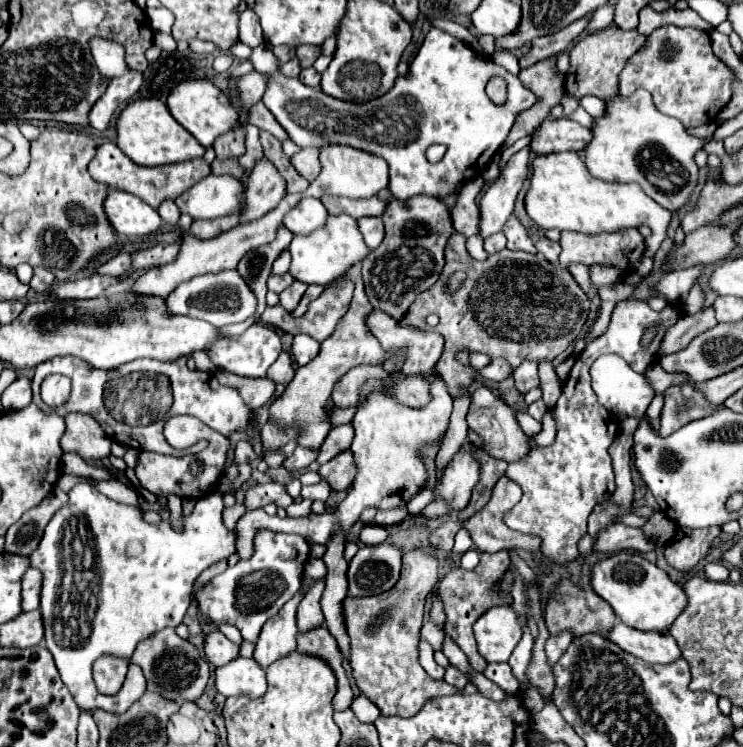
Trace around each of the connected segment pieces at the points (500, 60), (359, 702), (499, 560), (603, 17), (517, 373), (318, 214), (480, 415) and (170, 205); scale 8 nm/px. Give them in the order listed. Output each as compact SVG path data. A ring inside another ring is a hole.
M496 50L496 52L492 54L492 60L494 60L496 64L504 66L504 68L506 68L508 72L512 72L512 74L518 74L518 72L520 72L518 56L514 56L512 52L504 52L504 50Z
M360 694L358 698L354 698L350 710L352 710L362 722L374 722L374 720L380 716L378 706L372 704L372 702L370 702L366 696L362 696L362 694Z
M508 552L480 554L480 564L474 570L454 568L438 584L440 598L444 600L444 608L446 608L446 628L444 630L460 646L460 650L466 654L470 666L476 672L482 672L486 668L486 660L476 650L476 640L474 640L474 634L472 634L472 624L476 622L476 618L480 618L480 614L484 614L484 610L490 610L492 606L504 606L504 604L508 606L512 602L510 594L504 594L504 592L498 590L498 584L502 582L502 578L508 572L508 568L510 568Z
M604 6L602 10L596 10L594 14L592 14L592 22L588 22L588 34L590 32L596 32L596 30L600 30L600 28L606 28L610 22L612 22L612 18L614 18L614 10L612 10L614 6Z
M522 362L516 370L514 370L514 382L516 382L516 388L524 394L532 388L536 388L540 384L538 380L538 364L536 362Z
M302 198L300 204L284 216L284 226L294 234L308 234L324 226L326 218L328 218L328 212L320 200Z
M480 386L474 394L472 394L472 402L470 402L470 410L466 414L466 422L468 422L468 430L478 434L482 438L482 446L484 450L500 460L506 462L518 462L528 454L528 438L526 434L520 430L516 418L514 418L514 410L512 406L508 406L498 394L494 394L490 388Z
M164 200L162 204L160 204L160 208L158 208L158 214L162 216L162 220L166 222L166 224L178 224L178 218L180 218L180 210L178 210L178 206L176 206L176 202L174 200Z

